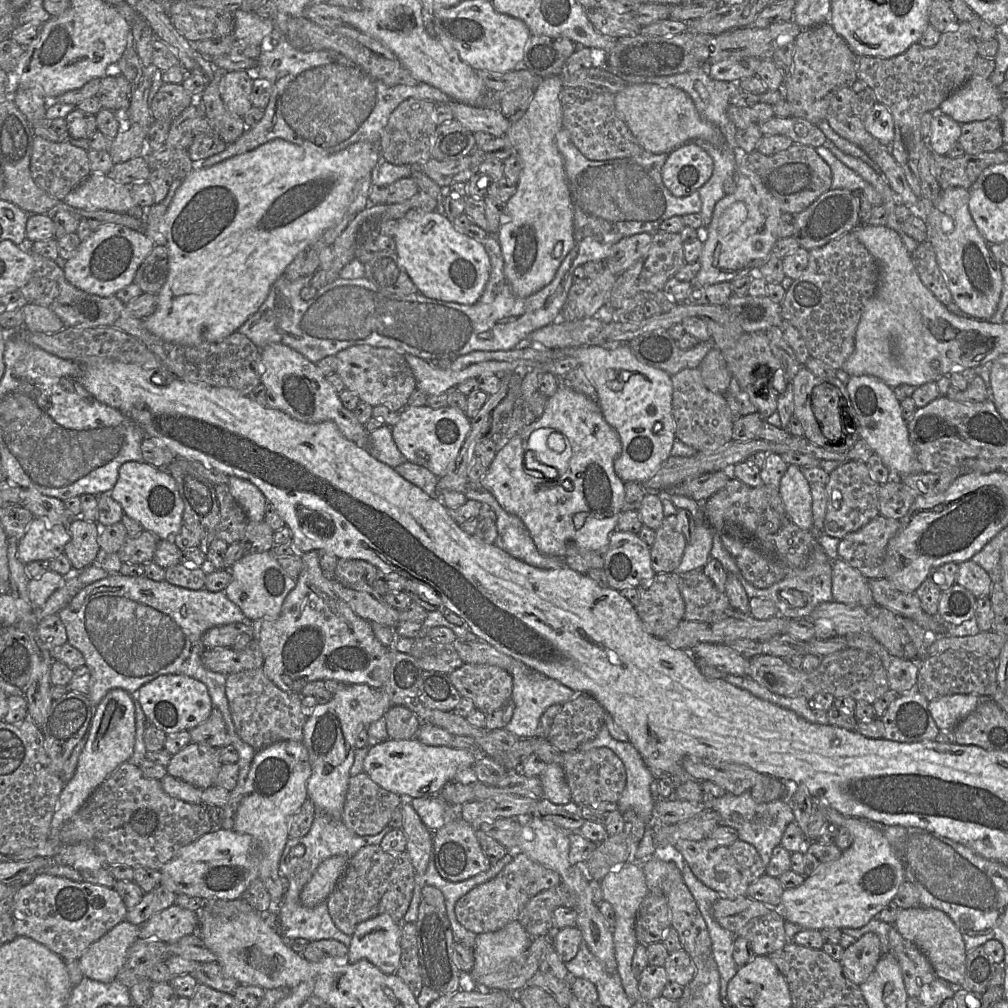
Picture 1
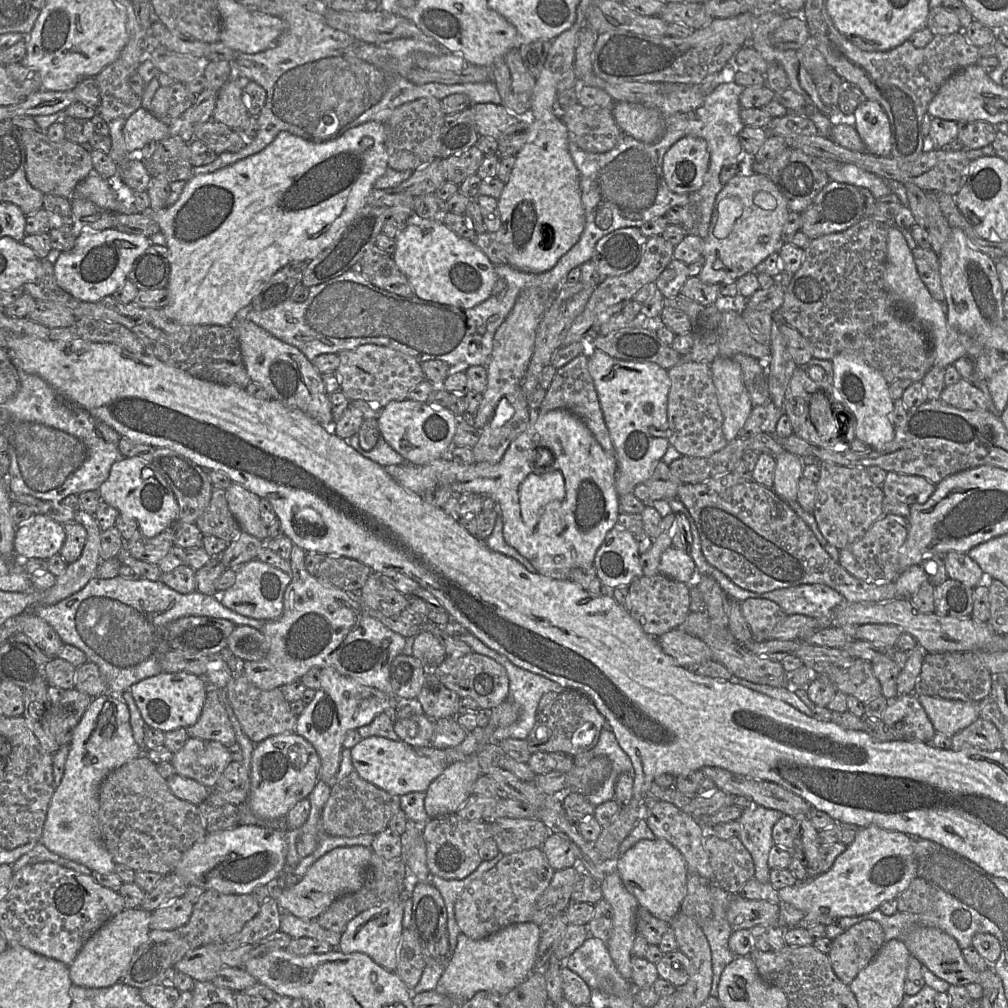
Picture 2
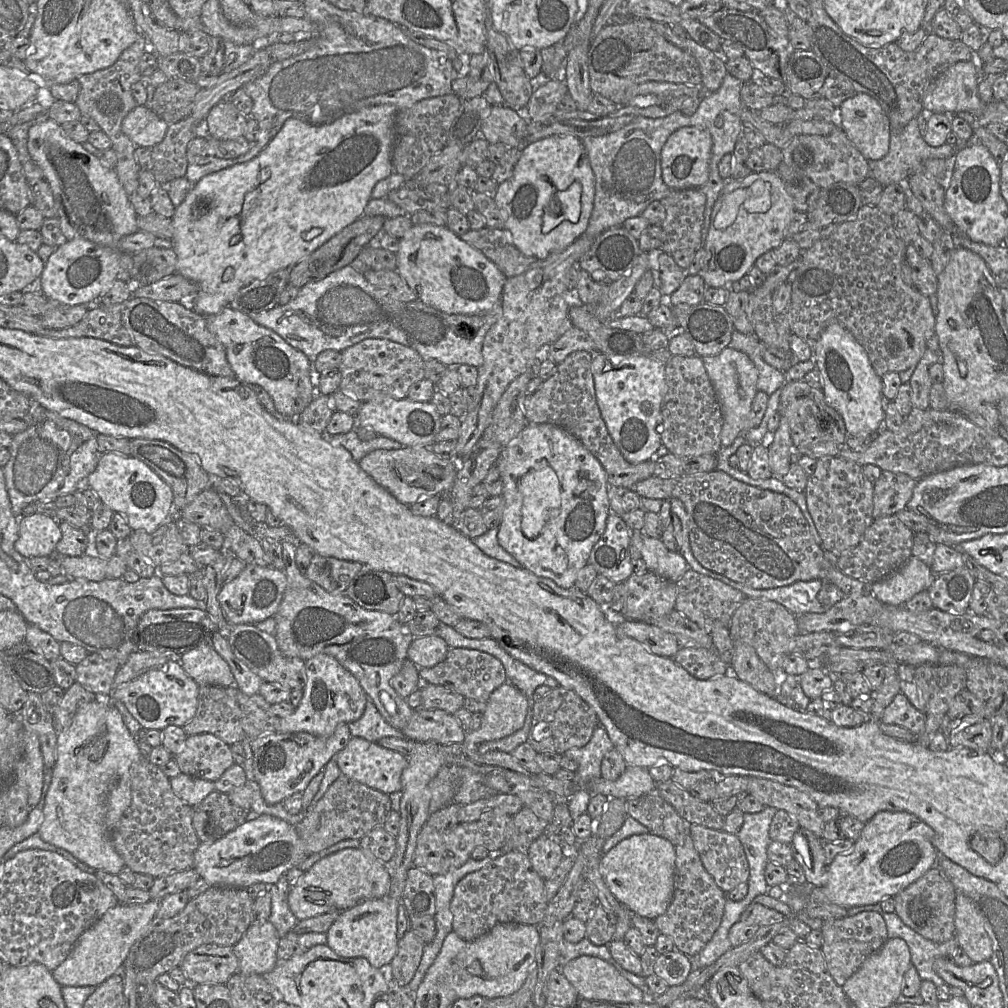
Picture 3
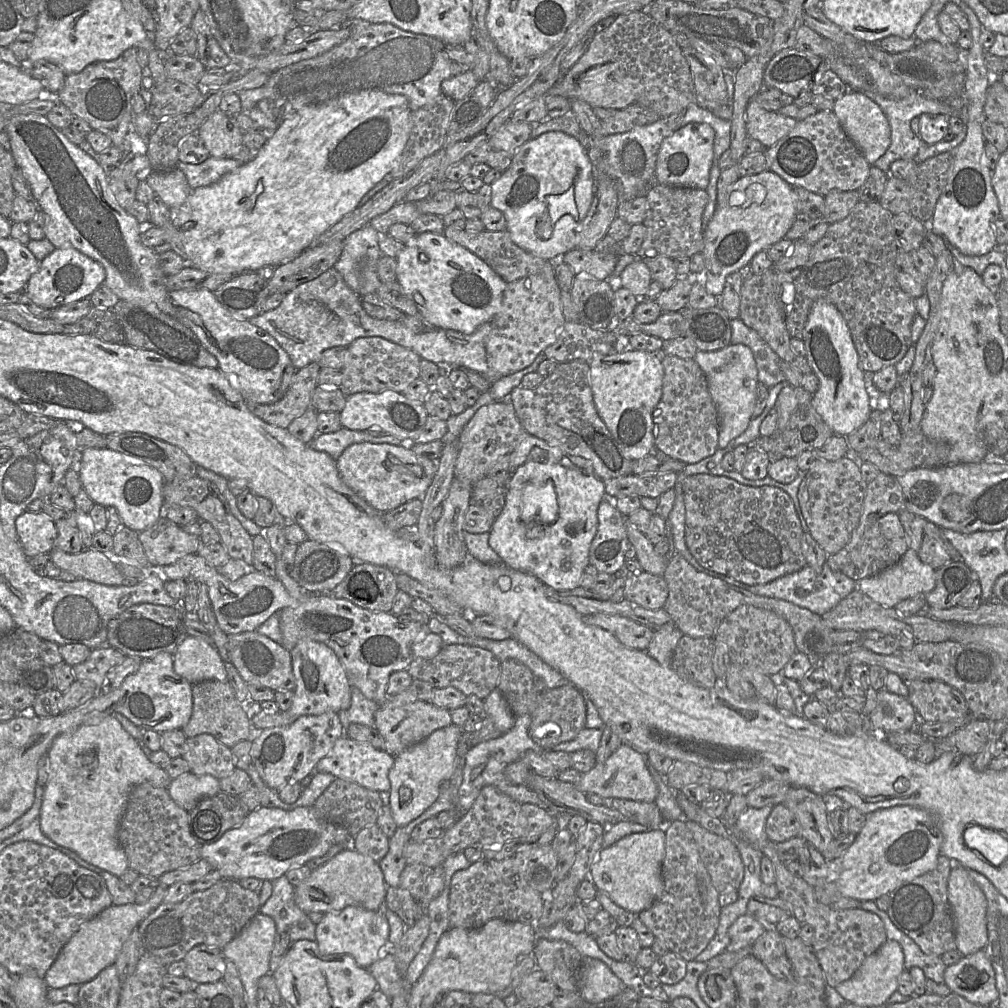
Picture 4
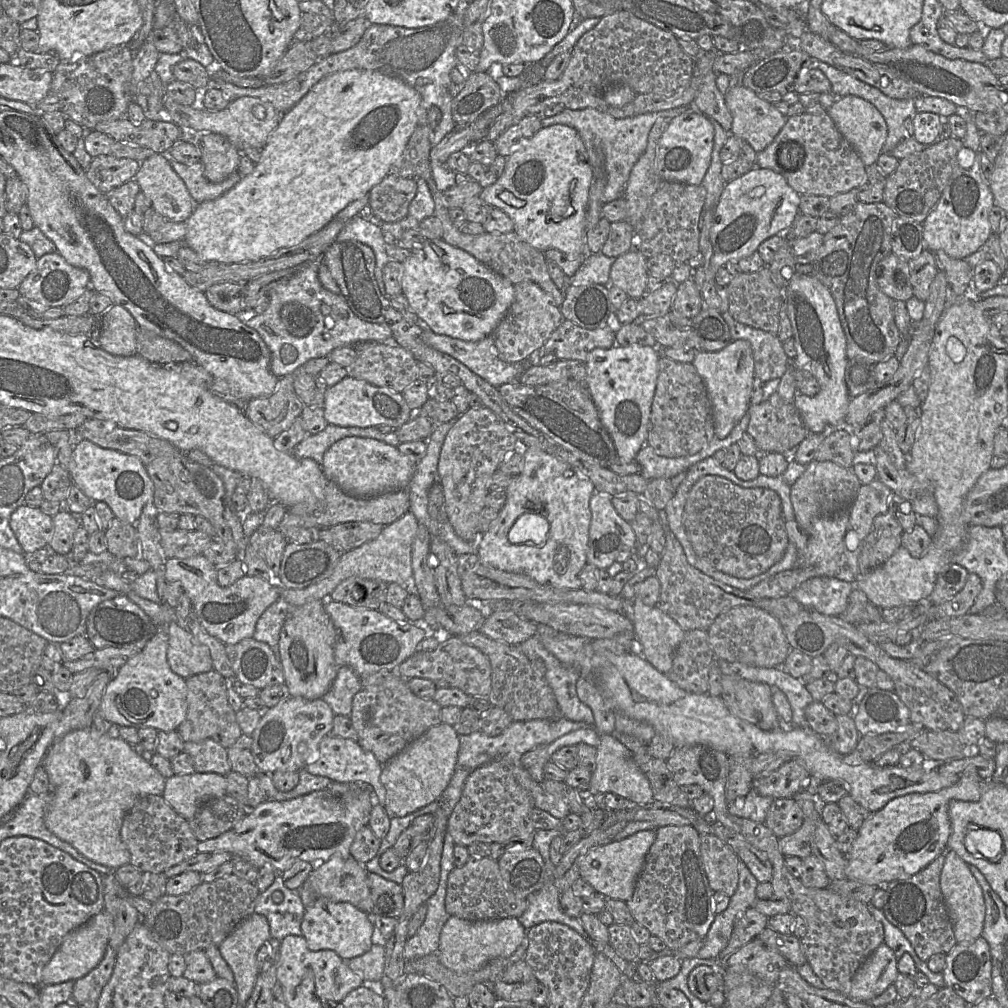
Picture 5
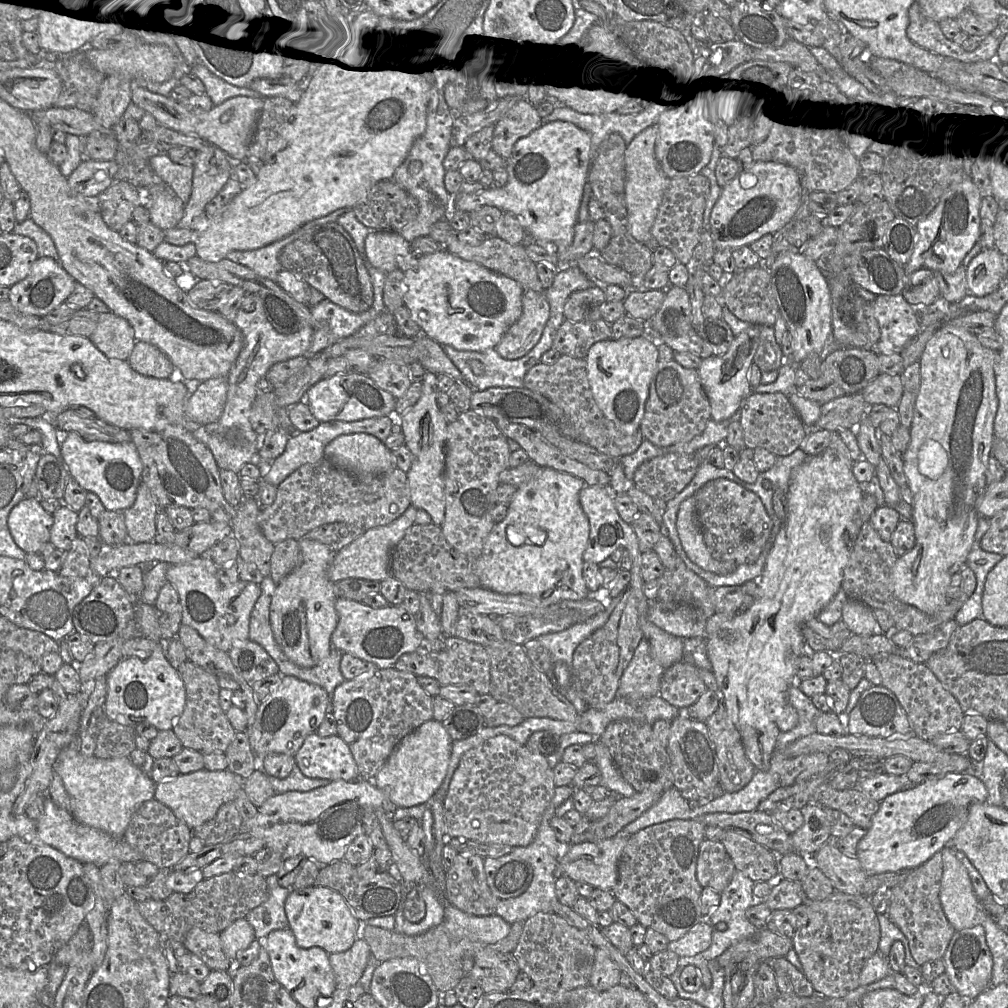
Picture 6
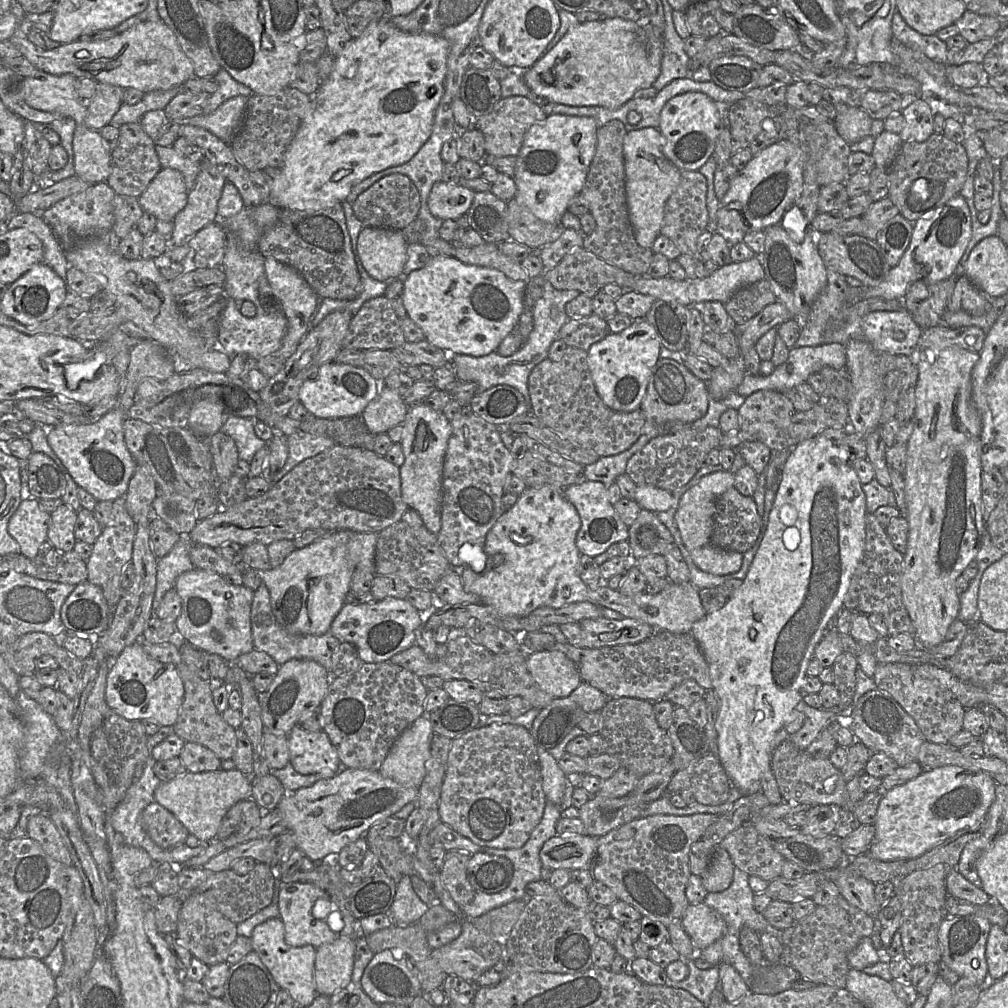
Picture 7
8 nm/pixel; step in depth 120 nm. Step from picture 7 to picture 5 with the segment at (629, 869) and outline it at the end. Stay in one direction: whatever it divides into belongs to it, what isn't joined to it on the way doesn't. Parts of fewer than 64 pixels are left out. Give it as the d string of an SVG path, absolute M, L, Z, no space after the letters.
M665 825L655 829L656 837L637 878L632 897L626 901L636 922L661 938L667 948L677 950L689 942L704 939L715 918L714 891L711 889L700 852L700 834L692 825Z

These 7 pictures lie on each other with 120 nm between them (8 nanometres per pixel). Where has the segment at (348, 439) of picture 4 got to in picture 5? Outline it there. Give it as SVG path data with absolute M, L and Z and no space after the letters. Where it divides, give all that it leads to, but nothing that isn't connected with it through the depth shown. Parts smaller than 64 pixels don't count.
M328 424L326 428L318 434L307 435L297 444L291 454L297 458L313 459L320 466L323 456L328 448L338 440L348 437L358 436L383 441L388 445L397 447L400 442L396 432L382 433L377 427L344 427Z

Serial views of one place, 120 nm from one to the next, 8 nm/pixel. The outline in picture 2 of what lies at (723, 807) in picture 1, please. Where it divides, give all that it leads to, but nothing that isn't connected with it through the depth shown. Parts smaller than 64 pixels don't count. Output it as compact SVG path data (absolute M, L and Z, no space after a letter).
M752 804L744 808L742 816L737 820L741 826L738 838L751 854L755 865L754 878L761 883L770 882L768 857L774 845L772 830L783 815L778 810Z

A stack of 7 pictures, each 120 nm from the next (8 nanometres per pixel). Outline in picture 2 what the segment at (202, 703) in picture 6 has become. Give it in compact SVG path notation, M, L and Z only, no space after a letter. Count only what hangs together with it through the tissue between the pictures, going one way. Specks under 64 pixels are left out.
M207 690L200 717L186 732L189 738L217 741L226 747L236 743L234 729L220 700L220 690Z

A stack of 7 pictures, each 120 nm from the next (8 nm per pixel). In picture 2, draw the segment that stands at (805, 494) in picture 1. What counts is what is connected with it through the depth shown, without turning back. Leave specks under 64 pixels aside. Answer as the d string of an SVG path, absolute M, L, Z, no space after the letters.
M787 450L775 458L775 493L786 502L797 501L798 483L803 477L803 459Z

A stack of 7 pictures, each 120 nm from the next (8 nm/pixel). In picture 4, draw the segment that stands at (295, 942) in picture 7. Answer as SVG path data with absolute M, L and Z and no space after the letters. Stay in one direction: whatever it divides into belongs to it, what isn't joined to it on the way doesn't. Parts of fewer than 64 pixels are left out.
M348 906L341 910L330 911L316 924L316 943L324 955L350 955L357 964L367 968L383 956L389 946L389 923L380 912L362 907Z

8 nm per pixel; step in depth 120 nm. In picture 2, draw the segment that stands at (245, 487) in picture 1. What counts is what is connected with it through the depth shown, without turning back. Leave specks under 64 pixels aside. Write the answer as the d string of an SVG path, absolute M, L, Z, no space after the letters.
M232 482L226 489L226 497L229 509L241 531L265 542L270 539L268 527L260 518L261 498L259 496Z

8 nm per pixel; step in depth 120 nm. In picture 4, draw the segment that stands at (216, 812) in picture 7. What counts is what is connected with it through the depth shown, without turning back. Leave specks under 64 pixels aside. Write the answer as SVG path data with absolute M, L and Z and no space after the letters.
M192 772L172 779L167 789L174 802L187 812L190 812L202 798L214 796L221 791L219 779Z

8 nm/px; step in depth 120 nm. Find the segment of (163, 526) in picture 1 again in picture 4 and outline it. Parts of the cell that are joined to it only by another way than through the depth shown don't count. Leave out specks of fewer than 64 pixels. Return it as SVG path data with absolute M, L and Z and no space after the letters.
M86 448L81 452L78 477L90 499L95 504L113 507L129 529L140 533L160 518L165 480L159 471L140 459L109 448Z

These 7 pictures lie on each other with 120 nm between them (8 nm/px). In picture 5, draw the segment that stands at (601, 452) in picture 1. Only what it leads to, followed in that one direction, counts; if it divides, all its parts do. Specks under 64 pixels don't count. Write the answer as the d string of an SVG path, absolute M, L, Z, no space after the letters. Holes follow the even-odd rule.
M348 436L328 448L321 467L327 479L341 490L355 497L367 498L408 487L416 465L417 462L401 454L395 446L371 438ZM528 447L524 453L523 470L507 487L505 505L483 533L477 555L485 564L506 572L525 574L545 586L580 589L580 573L587 563L590 499L595 492L592 481L577 468L539 448Z

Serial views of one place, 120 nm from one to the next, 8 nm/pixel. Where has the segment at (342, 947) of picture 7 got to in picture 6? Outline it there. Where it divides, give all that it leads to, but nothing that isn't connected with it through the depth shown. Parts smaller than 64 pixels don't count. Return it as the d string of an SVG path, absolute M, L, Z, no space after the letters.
M361 937L347 951L329 954L337 989L345 989L358 983L371 954L370 946Z

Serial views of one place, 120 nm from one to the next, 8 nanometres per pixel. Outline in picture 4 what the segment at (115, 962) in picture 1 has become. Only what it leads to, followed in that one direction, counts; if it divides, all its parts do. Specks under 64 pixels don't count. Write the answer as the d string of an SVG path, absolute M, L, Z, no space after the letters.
M154 881L154 892L143 904L111 905L97 916L83 923L69 941L63 946L49 970L44 981L48 988L59 989L71 984L82 985L94 979L104 968L115 963L117 956L130 936L161 903L168 887Z

